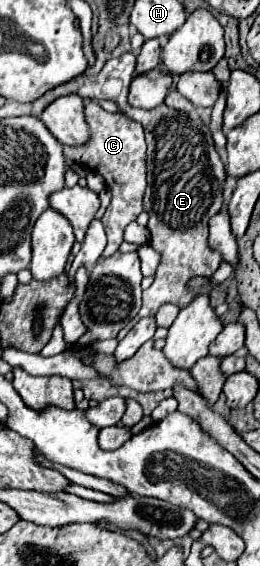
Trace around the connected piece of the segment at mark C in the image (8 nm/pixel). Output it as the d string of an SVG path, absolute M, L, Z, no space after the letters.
M88 100L86 104L86 122L92 130L92 142L86 146L80 146L78 150L64 150L66 162L80 162L86 168L98 172L106 188L112 192L112 202L106 208L106 214L102 218L102 224L108 234L108 244L102 252L102 258L112 256L118 246L122 244L124 228L138 218L142 208L142 196L146 190L146 142L144 142L144 128L140 122L134 122L132 118L116 112L104 112L98 102Z

